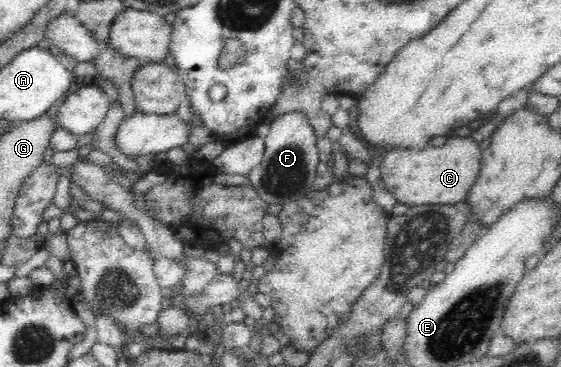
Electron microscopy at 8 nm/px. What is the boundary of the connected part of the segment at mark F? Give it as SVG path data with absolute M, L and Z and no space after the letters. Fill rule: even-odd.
M300 111L286 112L276 116L266 135L262 161L247 175L251 186L268 204L279 208L290 200L303 199L312 190L319 163L317 136L308 120Z

